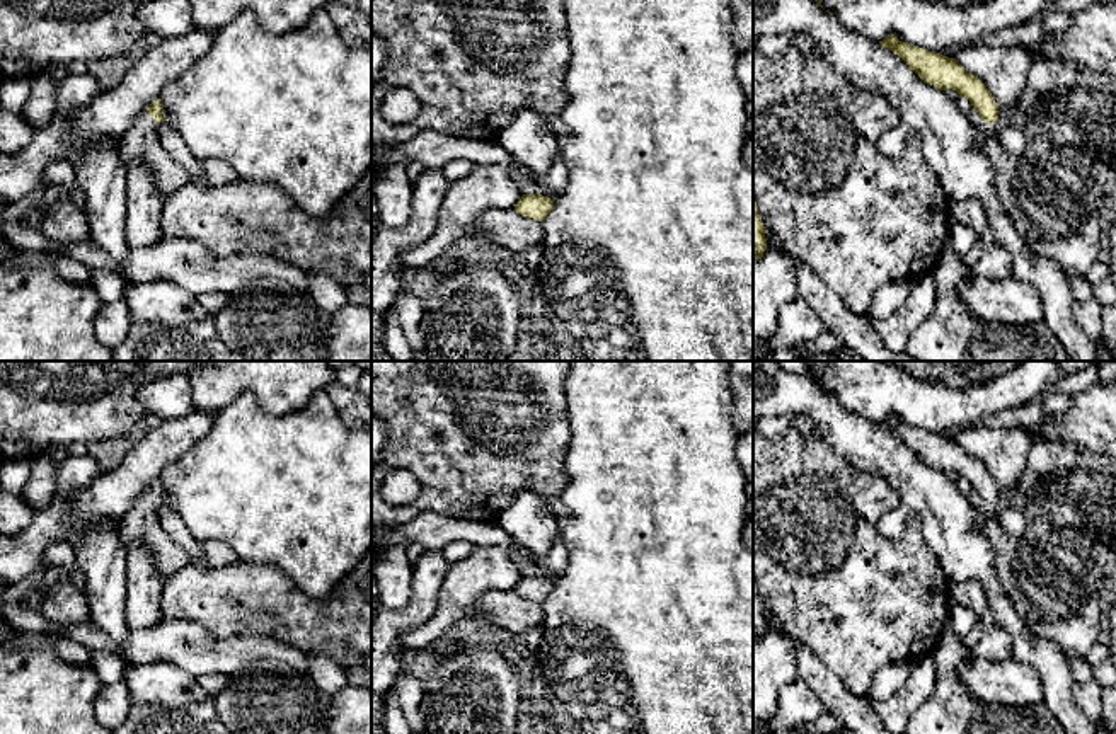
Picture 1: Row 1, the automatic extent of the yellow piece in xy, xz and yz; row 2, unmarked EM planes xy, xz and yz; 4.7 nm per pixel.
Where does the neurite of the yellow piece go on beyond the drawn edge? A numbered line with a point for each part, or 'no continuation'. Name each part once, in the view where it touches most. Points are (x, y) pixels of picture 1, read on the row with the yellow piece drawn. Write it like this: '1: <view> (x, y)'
1: xy (140, 142)

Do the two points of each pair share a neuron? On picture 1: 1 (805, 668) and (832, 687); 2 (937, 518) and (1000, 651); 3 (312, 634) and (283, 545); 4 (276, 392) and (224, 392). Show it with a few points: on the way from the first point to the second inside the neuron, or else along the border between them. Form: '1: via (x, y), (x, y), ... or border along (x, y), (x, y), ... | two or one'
1: via (811, 671), (825, 685) | one
2: border along (1011, 634), (1000, 627), (990, 627), (972, 647) | two
3: border along (259, 564), (310, 596), (334, 590) | two
4: via (263, 384), (237, 384) | one

